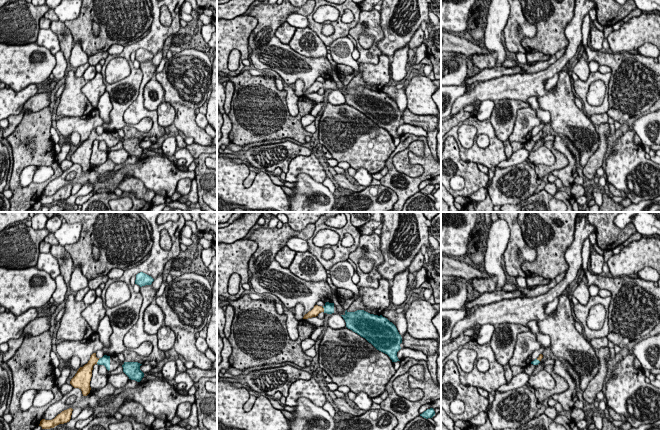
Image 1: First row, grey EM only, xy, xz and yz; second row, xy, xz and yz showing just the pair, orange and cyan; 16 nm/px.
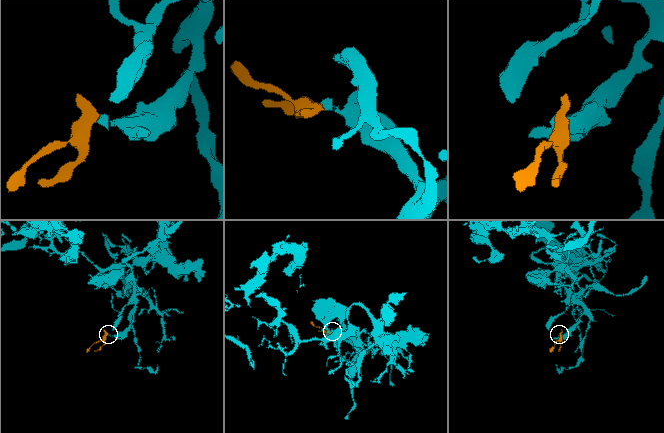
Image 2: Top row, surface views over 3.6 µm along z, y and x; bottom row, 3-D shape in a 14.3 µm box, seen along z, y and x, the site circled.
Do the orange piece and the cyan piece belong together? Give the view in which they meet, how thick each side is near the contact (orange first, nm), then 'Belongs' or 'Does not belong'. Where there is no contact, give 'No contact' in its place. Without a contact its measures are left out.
Touches orange in xy. Thickness 190 nm (orange) against 160 nm. Belongs

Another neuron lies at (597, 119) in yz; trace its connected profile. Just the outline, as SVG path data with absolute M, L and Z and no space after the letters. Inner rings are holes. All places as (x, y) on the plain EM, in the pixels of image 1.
M607 113L594 114L594 115L590 116L590 120L593 122L593 124L595 126L598 126L598 125L600 125L602 123L607 123L608 118L609 118L609 116L607 115Z

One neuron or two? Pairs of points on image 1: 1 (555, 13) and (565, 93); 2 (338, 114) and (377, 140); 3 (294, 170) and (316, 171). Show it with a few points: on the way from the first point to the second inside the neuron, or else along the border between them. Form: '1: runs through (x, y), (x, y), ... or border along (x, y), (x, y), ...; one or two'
1: border along (568, 24), (565, 28), (565, 47); two
2: runs through (348, 124), (364, 140), (367, 140); one
3: runs through (299, 167), (311, 167); one

